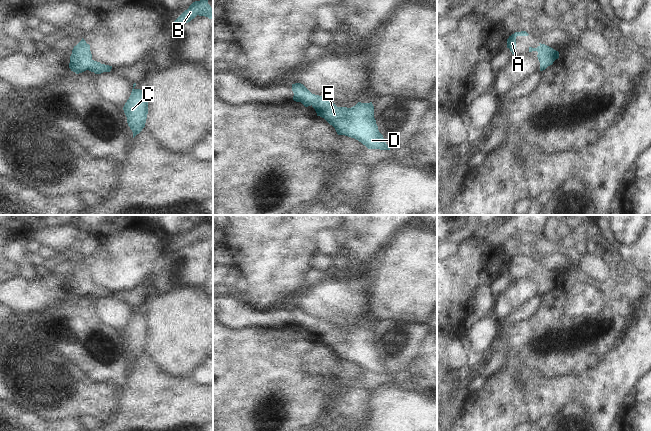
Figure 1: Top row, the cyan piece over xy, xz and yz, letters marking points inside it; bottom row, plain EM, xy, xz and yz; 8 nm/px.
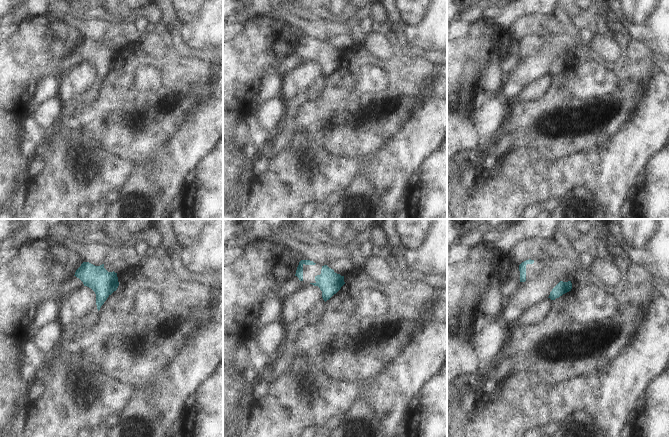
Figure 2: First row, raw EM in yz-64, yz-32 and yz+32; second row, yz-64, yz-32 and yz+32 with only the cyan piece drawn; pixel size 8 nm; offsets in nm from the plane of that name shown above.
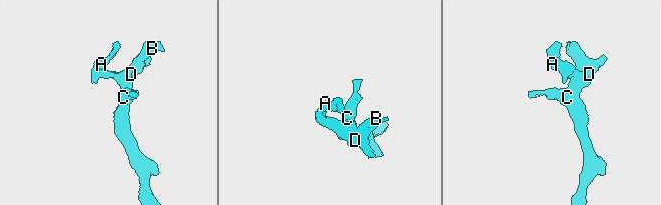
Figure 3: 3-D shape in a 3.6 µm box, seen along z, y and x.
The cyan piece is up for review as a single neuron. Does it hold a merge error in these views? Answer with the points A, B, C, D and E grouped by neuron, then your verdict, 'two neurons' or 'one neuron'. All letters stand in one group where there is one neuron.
A B C D E | one neuron

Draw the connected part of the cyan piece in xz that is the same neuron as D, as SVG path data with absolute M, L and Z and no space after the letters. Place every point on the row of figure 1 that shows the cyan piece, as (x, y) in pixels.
M292 84L293 100L312 106L317 116L332 125L338 135L354 138L368 149L390 150L379 132L372 102L358 102L351 108L337 107L331 100L312 94L303 84Z

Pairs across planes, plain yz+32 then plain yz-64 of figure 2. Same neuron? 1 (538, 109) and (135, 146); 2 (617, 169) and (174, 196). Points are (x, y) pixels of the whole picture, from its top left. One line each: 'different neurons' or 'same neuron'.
1: same neuron
2: same neuron

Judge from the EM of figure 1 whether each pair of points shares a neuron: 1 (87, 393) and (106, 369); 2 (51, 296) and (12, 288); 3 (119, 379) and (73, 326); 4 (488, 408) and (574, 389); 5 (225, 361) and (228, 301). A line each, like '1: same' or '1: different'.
1: different
2: same
3: same
4: same
5: different

